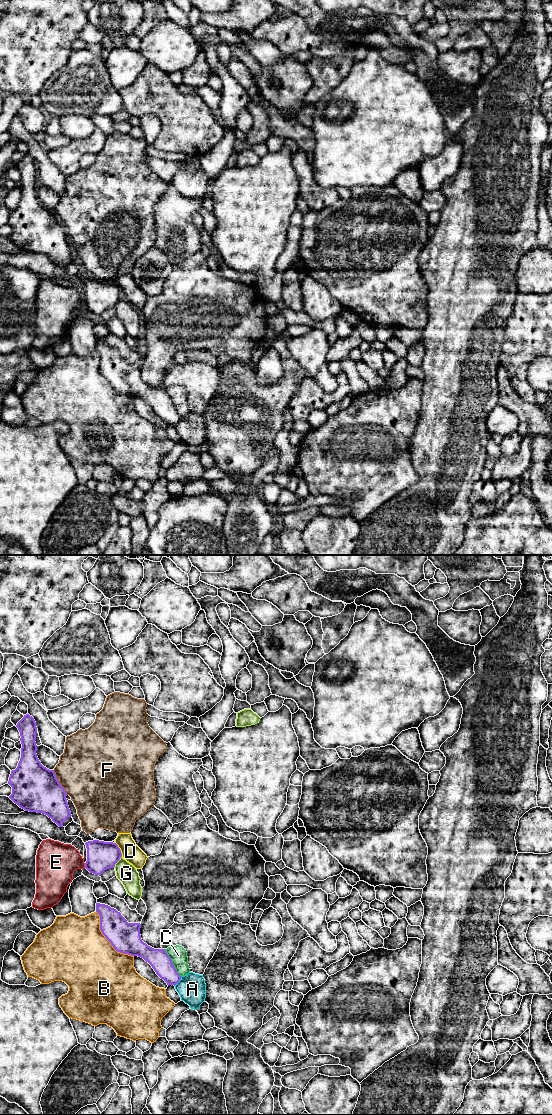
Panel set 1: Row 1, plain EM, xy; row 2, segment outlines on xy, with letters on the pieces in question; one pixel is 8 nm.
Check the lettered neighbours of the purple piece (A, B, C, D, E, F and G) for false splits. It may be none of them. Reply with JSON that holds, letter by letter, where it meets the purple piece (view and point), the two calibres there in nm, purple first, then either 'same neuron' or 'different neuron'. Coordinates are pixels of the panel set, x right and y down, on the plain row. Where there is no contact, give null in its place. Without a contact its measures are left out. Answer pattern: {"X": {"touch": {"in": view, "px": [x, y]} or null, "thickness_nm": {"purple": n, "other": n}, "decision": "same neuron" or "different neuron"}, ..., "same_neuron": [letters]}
{"A": {"touch": {"in": "xy", "px": [178, 421]}, "thickness_nm": {"purple": 160, "other": 220}, "decision": "different neuron"}, "B": {"touch": {"in": "xy", "px": [106, 378]}, "thickness_nm": {"purple": 240, "other": 500}, "decision": "different neuron"}, "C": {"touch": {"in": "xy", "px": [172, 403]}, "thickness_nm": {"purple": 160, "other": 140}, "decision": "different neuron"}, "D": {"touch": {"in": "xy", "px": [119, 289]}, "thickness_nm": {"purple": 220, "other": 150}, "decision": "different neuron"}, "E": {"touch": {"in": "xy", "px": [85, 305]}, "thickness_nm": {"purple": 220, "other": 320}, "decision": "different neuron"}, "F": {"touch": {"in": "xy", "px": [58, 222]}, "thickness_nm": {"purple": 380, "other": 460}, "decision": "different neuron"}, "G": {"touch": {"in": "xy", "px": [117, 301]}, "thickness_nm": {"purple": 220, "other": 160}, "decision": "different neuron"}, "same_neuron": []}

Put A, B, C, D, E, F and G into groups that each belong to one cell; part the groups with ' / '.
A / B / C / D / E / F / G

